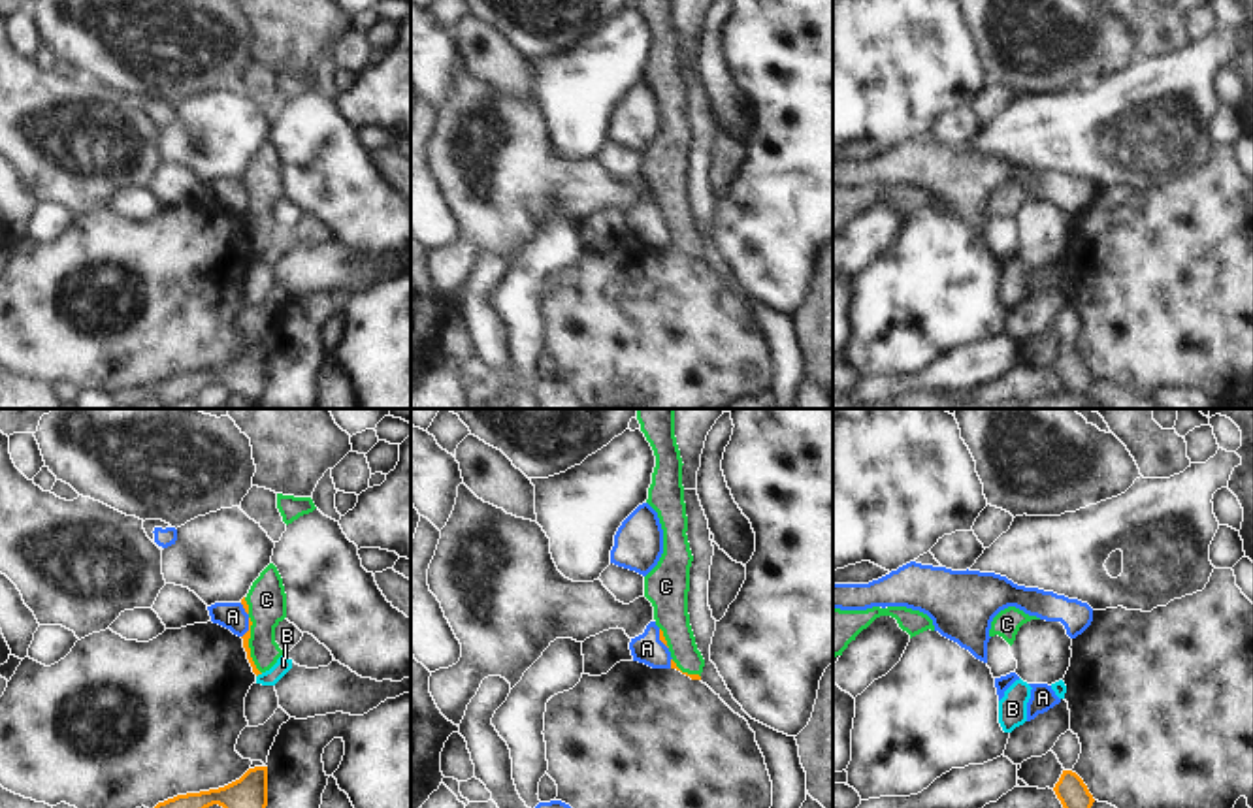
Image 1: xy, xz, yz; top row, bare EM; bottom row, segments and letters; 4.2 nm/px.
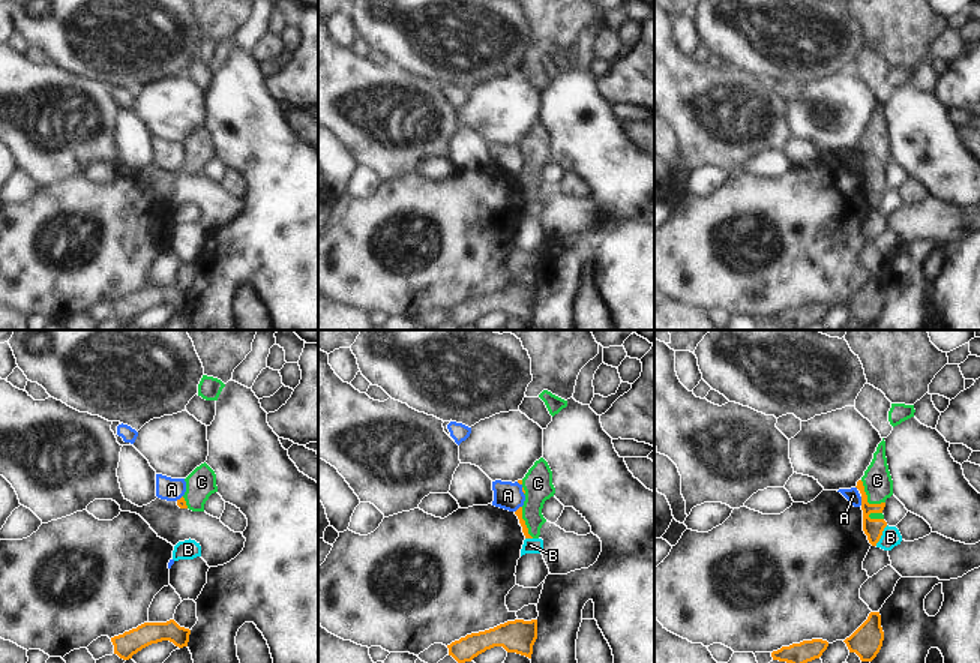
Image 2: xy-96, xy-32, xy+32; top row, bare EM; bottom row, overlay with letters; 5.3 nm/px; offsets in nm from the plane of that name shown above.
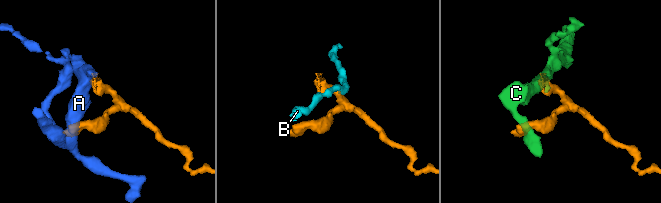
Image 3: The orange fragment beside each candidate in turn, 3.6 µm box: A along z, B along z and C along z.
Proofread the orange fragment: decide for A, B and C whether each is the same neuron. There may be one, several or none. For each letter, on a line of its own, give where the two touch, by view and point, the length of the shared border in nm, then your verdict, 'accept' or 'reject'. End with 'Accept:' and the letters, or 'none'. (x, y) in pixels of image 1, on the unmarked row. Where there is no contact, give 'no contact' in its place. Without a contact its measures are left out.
A: xy (249, 206) | 90 nm | reject
B: xy (259, 251) | 40 nm | reject
C: xy (247, 223) | 260 nm | accept
Accept: C

